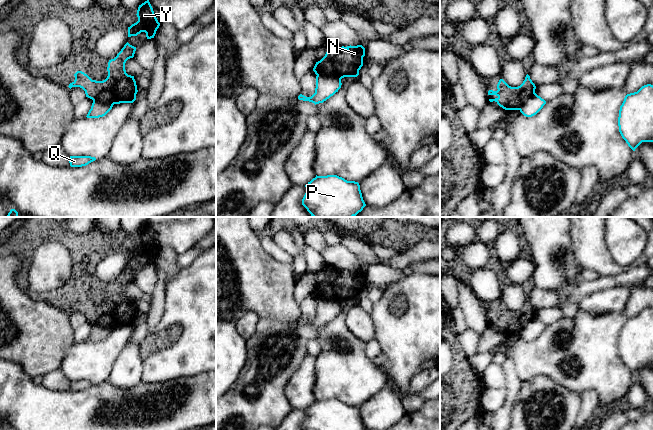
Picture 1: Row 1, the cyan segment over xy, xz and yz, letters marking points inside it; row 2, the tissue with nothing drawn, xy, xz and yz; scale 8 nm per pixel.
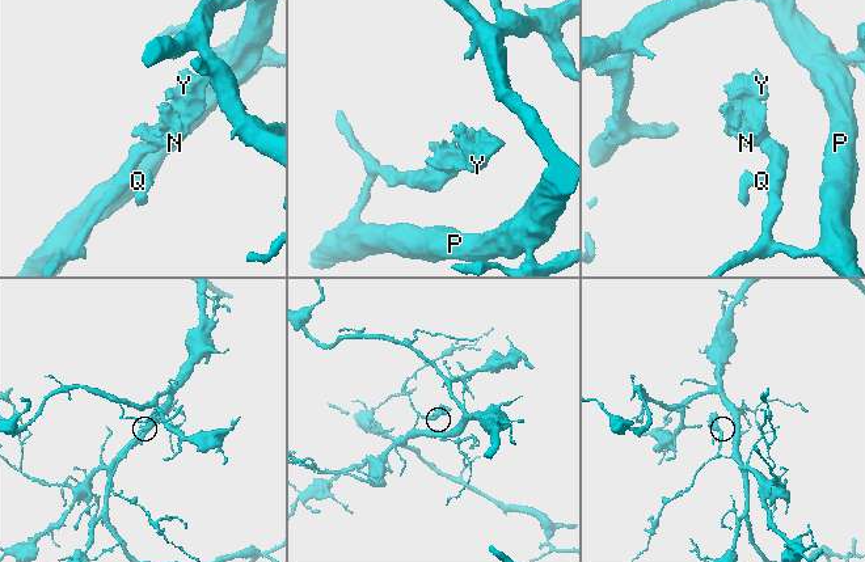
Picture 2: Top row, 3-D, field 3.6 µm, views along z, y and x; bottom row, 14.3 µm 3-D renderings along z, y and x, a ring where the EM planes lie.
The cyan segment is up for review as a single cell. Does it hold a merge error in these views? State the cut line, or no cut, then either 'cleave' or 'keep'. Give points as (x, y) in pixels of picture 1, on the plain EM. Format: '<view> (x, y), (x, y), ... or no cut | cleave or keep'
xz (317, 298), (337, 301), (340, 304) | cleave

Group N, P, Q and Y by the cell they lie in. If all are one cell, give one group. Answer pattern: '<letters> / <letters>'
N Y / P Q

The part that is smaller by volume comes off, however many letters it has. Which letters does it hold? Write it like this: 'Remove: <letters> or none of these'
Remove: N, Y

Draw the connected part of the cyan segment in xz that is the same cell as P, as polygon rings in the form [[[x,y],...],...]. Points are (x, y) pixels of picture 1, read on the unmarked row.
[[[316,399],[305,411],[303,430],[366,430],[359,407],[337,399]]]

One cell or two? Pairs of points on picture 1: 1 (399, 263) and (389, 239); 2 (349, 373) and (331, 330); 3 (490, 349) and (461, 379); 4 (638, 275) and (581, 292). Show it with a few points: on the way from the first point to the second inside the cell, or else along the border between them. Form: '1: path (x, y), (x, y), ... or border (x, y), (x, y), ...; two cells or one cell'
1: border (421, 240), (401, 253); two cells
2: path (338, 363), (326, 351), (326, 341); one cell
3: border (467, 359), (470, 367), (479, 377); two cells
4: path (624, 279), (601, 282), (595, 285); one cell

